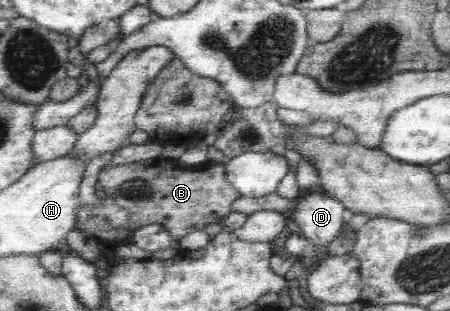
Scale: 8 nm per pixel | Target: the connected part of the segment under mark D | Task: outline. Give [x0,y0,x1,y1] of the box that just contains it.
[293,191,344,247]

